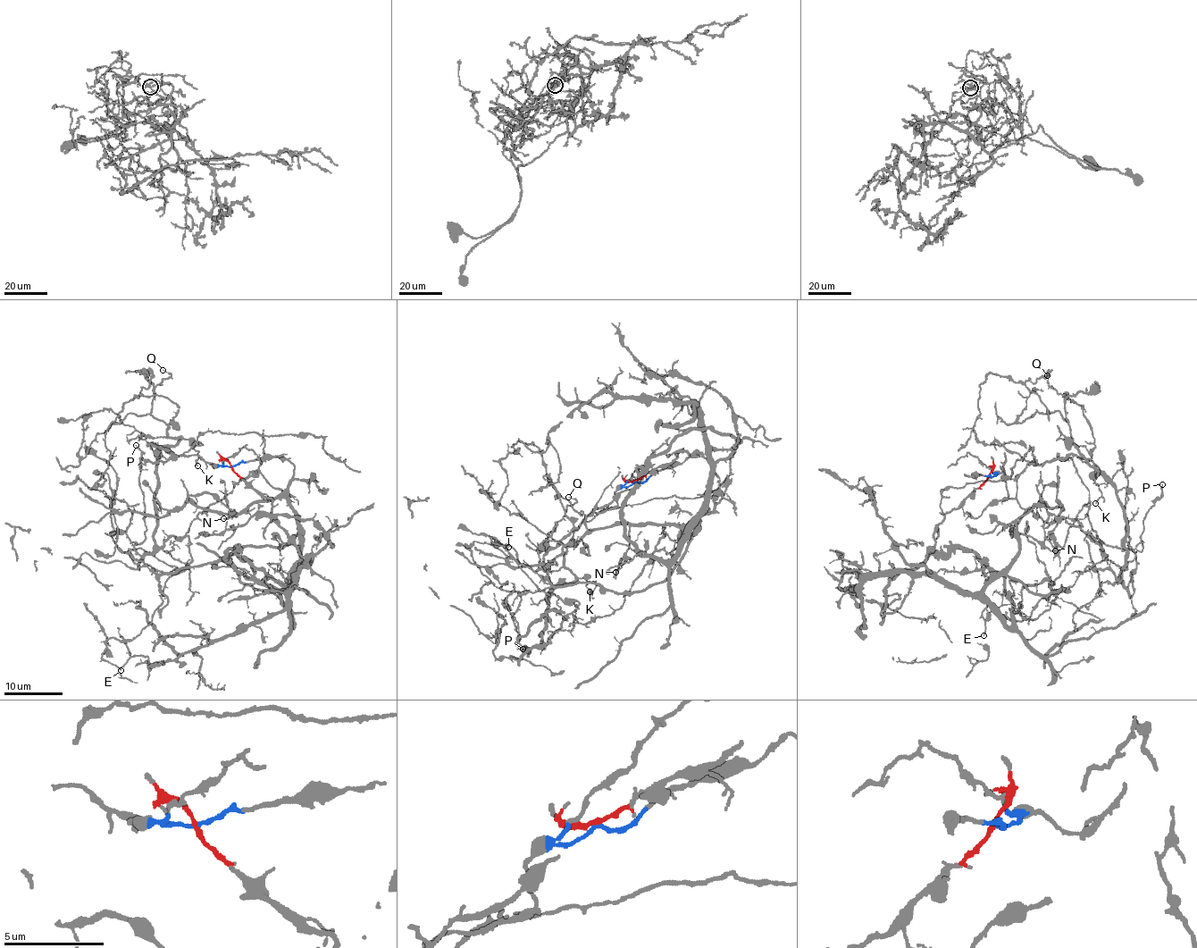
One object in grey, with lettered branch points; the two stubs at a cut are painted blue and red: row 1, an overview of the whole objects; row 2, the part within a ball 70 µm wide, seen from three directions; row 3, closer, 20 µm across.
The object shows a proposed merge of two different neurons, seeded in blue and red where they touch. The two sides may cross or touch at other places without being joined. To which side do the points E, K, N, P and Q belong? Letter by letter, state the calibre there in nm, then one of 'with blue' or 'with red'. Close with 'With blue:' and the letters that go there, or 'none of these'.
E: 140 nm | with blue
K: 160 nm | with blue
N: 140 nm | with red
P: 200 nm | with blue
Q: 80 nm | with blue
With blue: E, K, P, Q

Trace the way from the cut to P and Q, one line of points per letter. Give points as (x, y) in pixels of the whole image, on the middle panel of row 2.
P: (636, 482), (544, 557), (552, 583), (539, 647), (517, 644), (528, 656), (522, 649)
Q: (636, 482), (544, 557), (553, 584), (574, 578), (566, 549), (551, 536), (576, 500), (569, 497)

